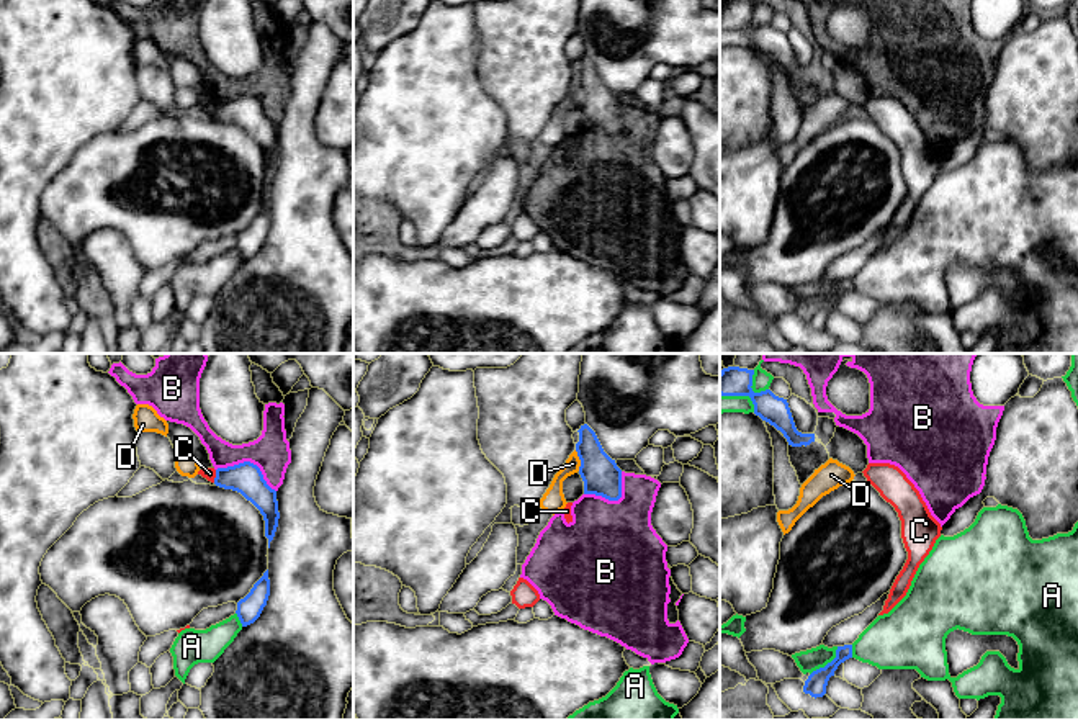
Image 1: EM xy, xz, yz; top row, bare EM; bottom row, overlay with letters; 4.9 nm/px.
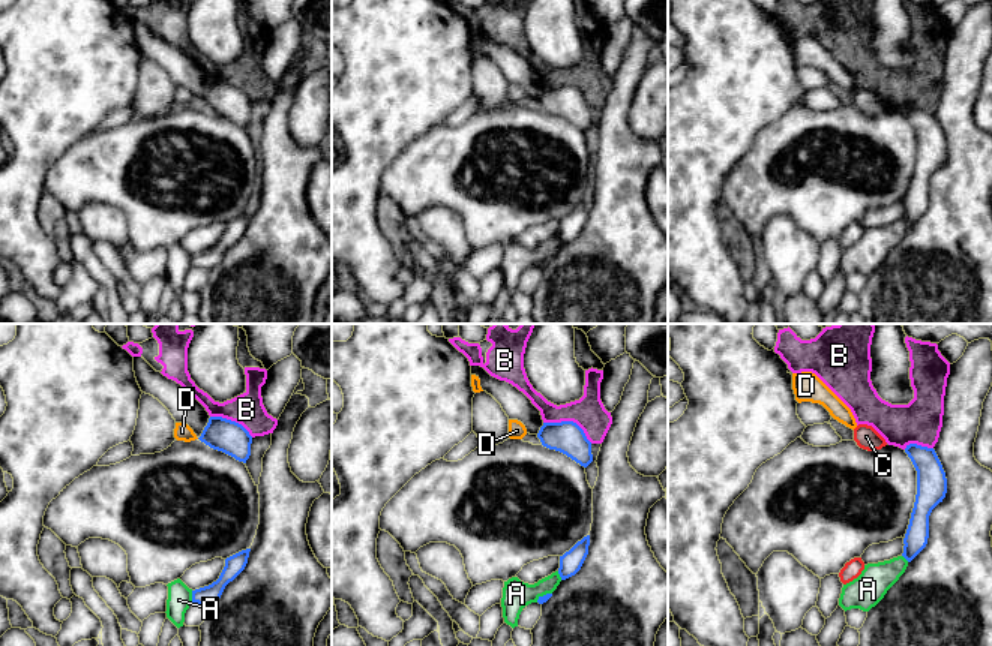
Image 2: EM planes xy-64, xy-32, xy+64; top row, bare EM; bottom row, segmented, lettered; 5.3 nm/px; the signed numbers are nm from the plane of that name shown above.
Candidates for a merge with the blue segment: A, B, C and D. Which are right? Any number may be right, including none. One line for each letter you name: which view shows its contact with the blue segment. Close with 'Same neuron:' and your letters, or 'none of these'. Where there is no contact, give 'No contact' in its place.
Same neuron: none of these

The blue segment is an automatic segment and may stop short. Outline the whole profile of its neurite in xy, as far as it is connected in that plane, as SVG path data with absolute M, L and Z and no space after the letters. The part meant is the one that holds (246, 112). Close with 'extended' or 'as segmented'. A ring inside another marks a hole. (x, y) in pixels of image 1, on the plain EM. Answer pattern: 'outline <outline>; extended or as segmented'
outline M250 95L218 101L214 118L240 126L260 144L265 154L265 170L268 172L270 182L270 175L273 173L278 160L280 146L276 124L267 118L260 101Z; as segmented

